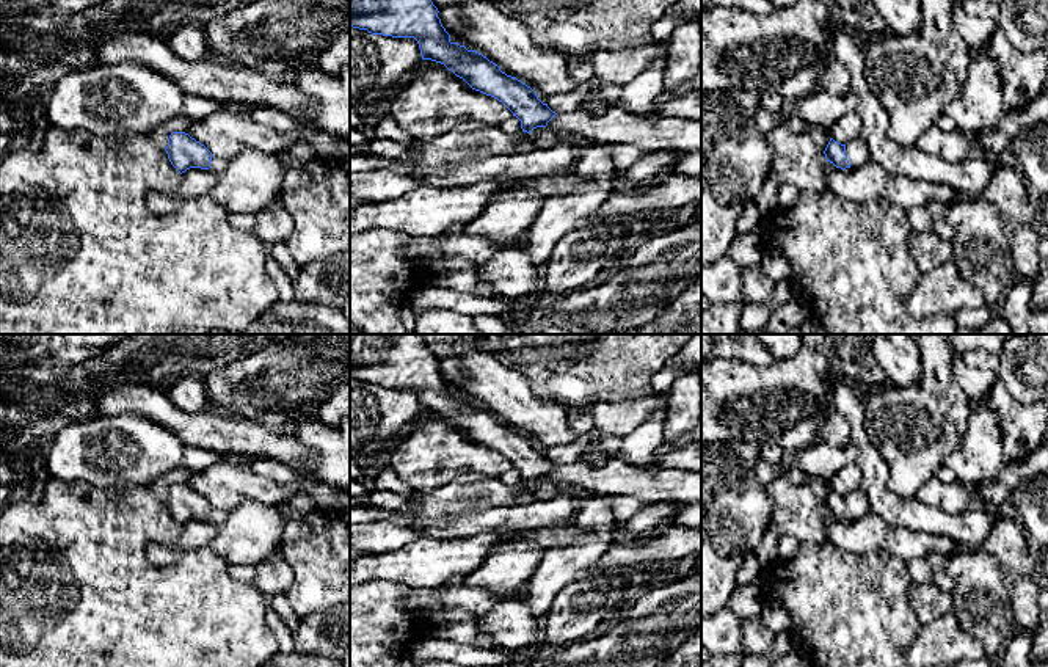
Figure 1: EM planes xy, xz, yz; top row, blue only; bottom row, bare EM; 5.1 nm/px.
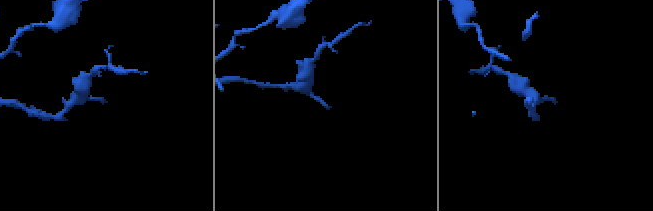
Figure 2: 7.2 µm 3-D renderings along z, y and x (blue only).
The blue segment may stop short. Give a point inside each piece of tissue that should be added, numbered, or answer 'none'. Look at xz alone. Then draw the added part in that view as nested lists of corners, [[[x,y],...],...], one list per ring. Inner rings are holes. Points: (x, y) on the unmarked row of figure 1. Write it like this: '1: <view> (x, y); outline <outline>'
1: xz (543, 488); outline [[[537,479],[529,487],[533,490],[533,498],[541,499],[541,501],[548,499],[551,496],[562,494],[562,493],[571,494],[576,499],[580,499],[580,501],[591,496],[591,493],[585,488],[574,487],[574,485],[569,485],[569,483],[557,483],[557,482],[552,482],[549,479]]]

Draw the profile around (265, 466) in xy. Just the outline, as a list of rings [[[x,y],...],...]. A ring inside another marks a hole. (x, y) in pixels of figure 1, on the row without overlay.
[[[257,457],[246,461],[248,466],[259,476],[268,477],[284,485],[297,482],[297,472],[286,463],[270,457]]]

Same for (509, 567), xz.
[[[499,543],[464,579],[471,589],[488,590],[500,600],[529,582],[546,551],[537,546]]]

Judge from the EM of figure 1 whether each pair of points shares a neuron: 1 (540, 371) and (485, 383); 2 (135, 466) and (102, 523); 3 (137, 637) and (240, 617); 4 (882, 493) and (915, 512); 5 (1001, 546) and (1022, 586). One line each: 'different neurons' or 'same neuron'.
1: different neurons
2: different neurons
3: same neuron
4: same neuron
5: same neuron

